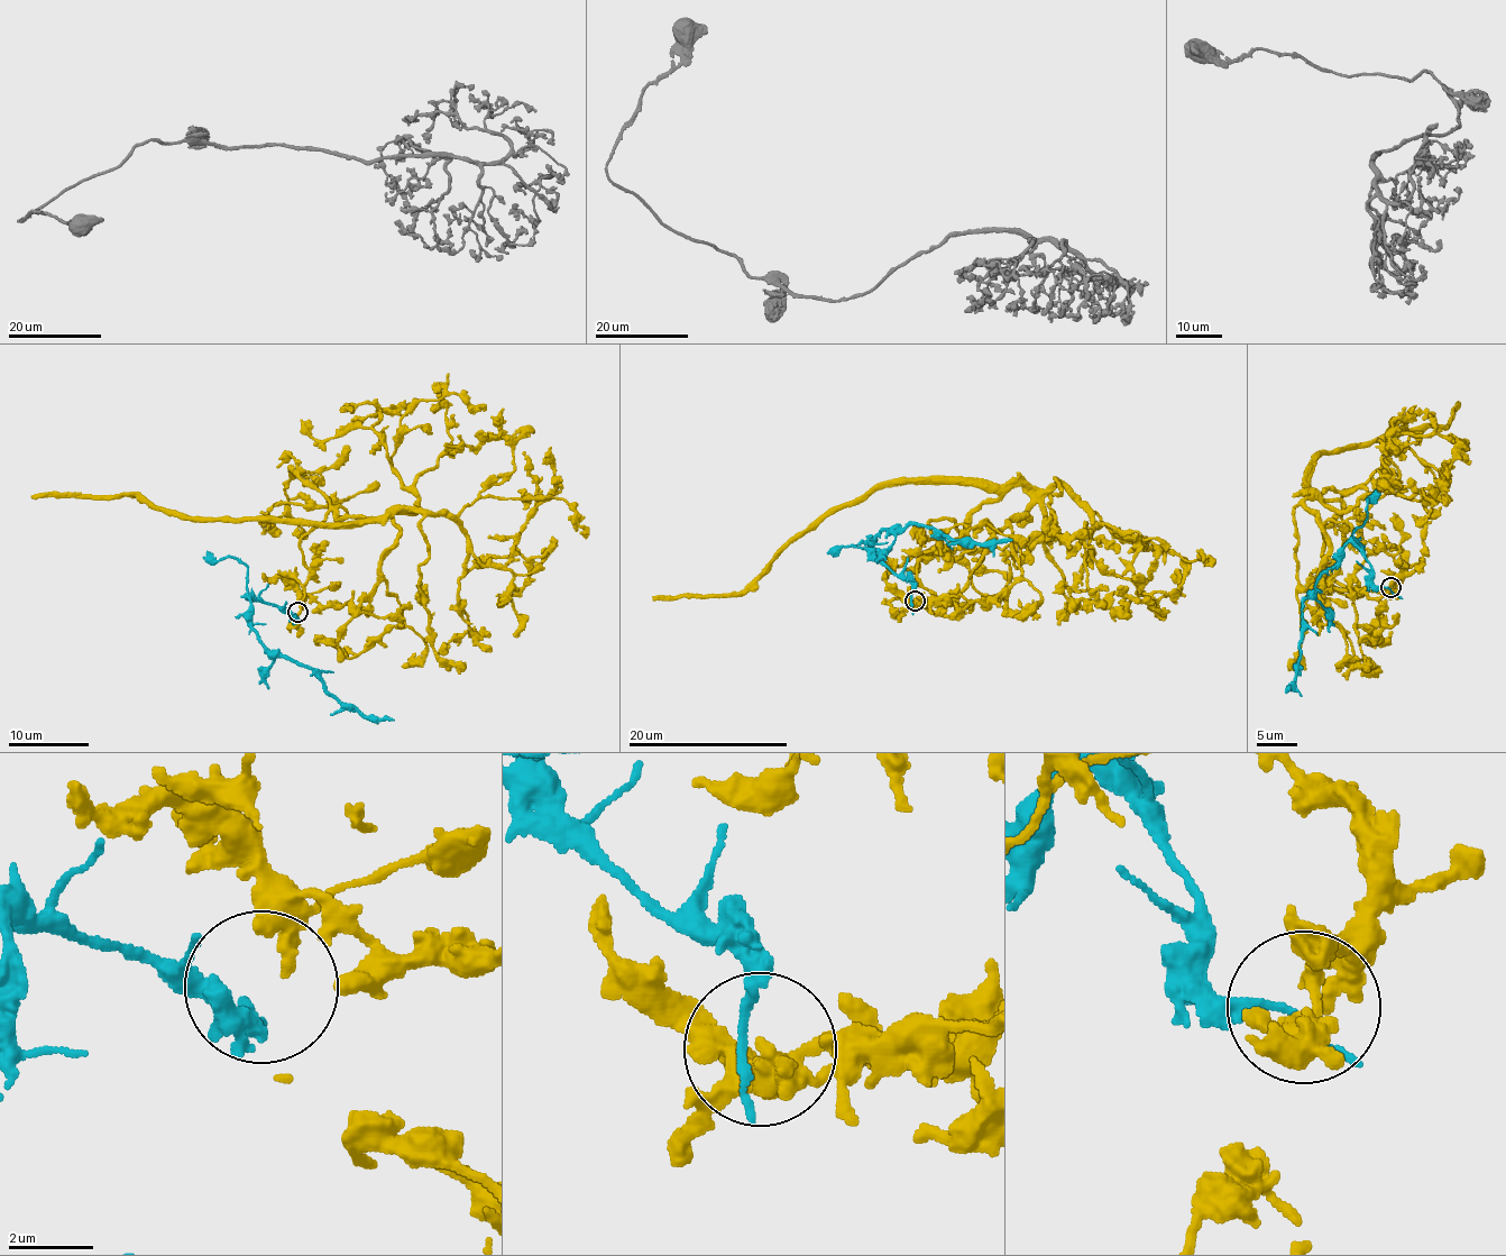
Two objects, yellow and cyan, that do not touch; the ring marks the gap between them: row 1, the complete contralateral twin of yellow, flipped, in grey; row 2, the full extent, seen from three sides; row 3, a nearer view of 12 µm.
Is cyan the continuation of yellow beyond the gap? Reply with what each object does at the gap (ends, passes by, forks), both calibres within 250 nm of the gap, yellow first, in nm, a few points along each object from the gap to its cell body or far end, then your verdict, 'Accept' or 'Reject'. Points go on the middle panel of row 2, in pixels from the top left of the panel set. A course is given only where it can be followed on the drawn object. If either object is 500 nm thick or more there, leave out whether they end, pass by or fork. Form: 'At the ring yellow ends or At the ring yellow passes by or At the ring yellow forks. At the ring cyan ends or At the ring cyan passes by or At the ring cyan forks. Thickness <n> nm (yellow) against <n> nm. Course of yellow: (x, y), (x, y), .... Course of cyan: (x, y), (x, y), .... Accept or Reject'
At the ring yellow passes by. At the ring cyan passes by. Thickness 220 nm (yellow) against 180 nm. Course of yellow: (917, 603), (952, 601), (995, 529), (1029, 519), (1027, 491), (877, 483), (741, 592), (652, 601). Course of cyan: (911, 598), (911, 585), (887, 568), (872, 541), (884, 529), (914, 524), (956, 539), (1012, 540). Reject

